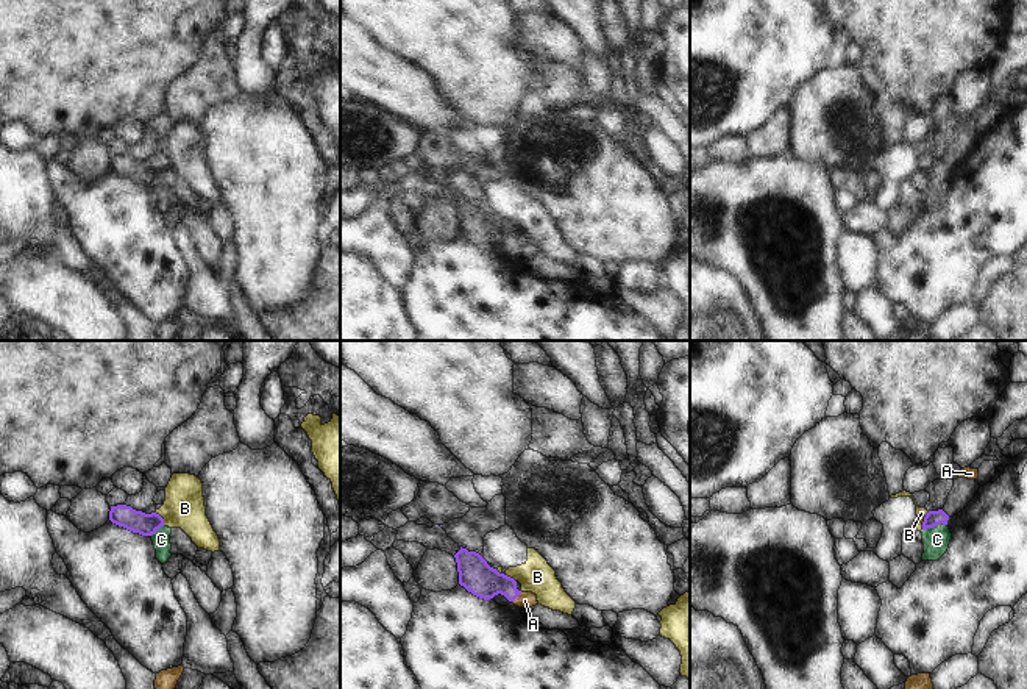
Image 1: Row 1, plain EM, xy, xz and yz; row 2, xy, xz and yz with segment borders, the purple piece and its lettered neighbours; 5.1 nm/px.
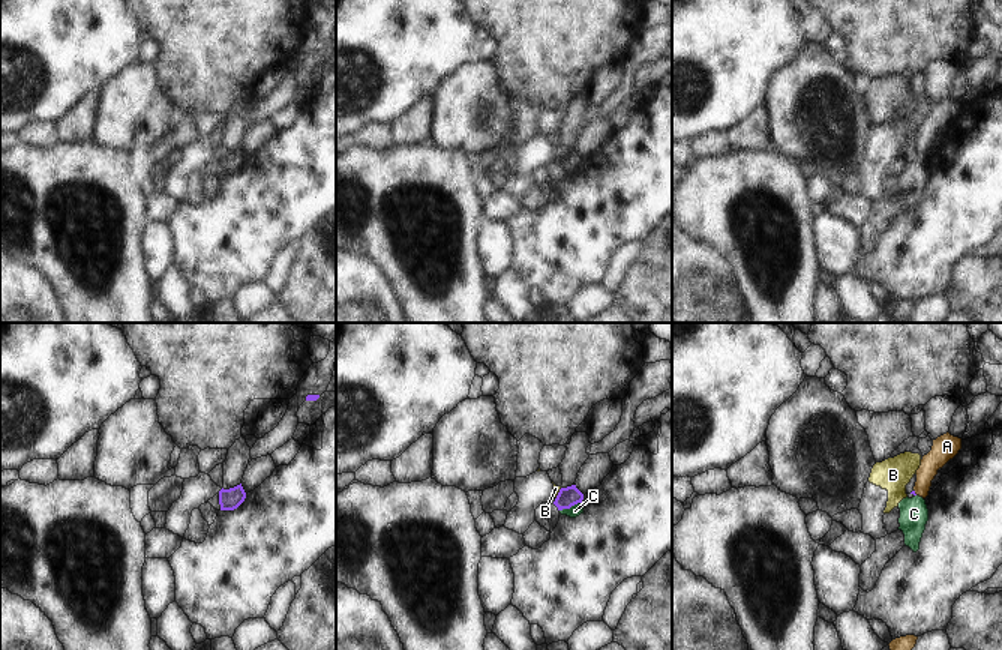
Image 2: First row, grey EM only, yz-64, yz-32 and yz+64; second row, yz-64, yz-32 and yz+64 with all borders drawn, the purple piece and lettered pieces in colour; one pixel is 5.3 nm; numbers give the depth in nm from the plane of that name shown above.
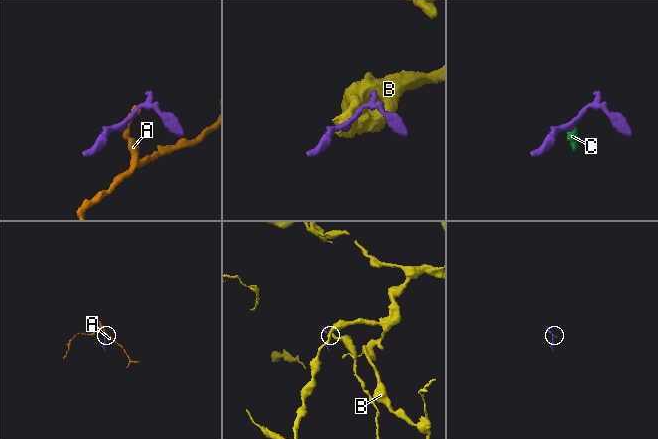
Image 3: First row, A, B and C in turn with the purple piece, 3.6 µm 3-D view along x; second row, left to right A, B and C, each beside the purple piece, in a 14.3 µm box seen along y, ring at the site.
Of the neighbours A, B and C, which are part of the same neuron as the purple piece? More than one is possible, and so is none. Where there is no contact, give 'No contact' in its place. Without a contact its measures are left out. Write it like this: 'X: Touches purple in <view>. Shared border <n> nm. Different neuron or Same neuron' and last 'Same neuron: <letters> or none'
A: Touches purple in xz. Shared border 80 nm. Different neuron
B: Touches purple in yz. Shared border 100 nm. Different neuron
C: Touches purple in yz. Shared border 130 nm. Same neuron
Same neuron: C.

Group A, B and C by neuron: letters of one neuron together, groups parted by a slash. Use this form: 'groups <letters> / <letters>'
groups A / B / C

